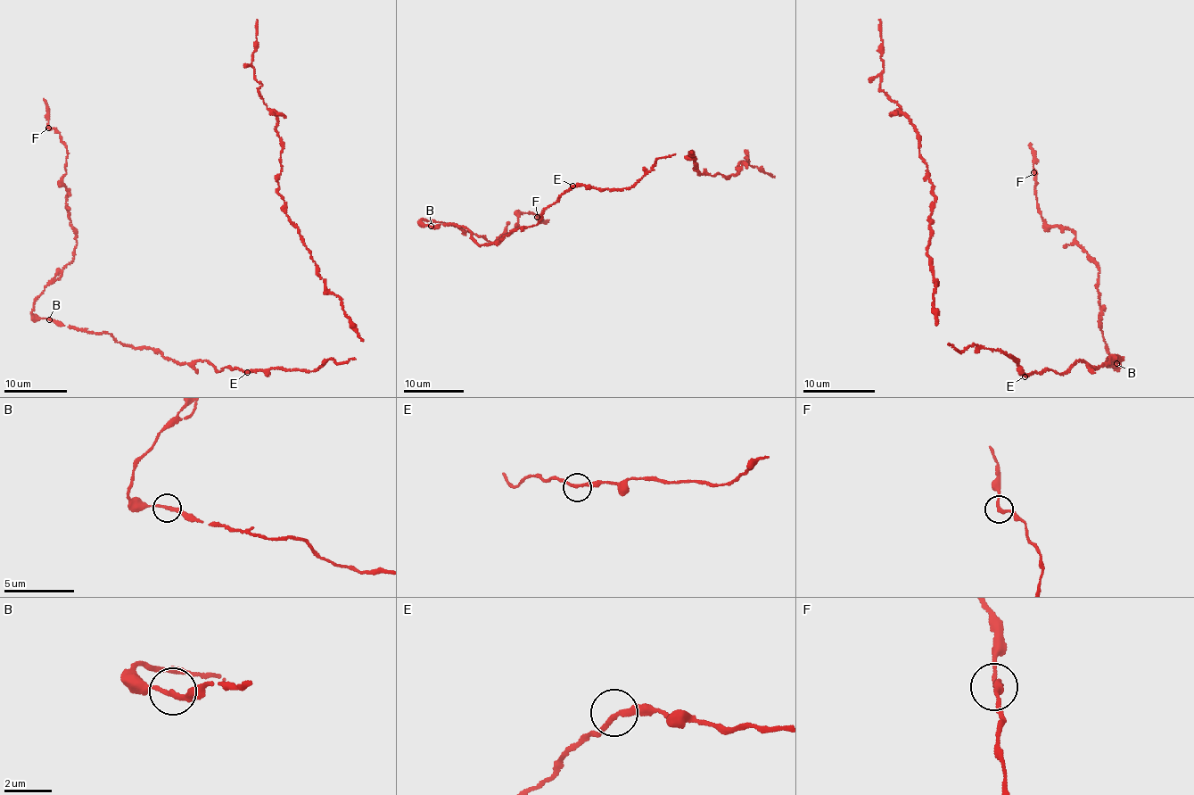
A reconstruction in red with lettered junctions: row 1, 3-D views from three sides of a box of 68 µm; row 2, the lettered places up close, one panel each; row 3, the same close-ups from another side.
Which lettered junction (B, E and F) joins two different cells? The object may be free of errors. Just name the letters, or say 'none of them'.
none of them

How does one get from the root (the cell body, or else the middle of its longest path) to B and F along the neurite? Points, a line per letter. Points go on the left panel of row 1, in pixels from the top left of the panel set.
B: (248, 371), (227, 367), (218, 371), (204, 360), (179, 365), (151, 348), (123, 345), (110, 334), (49, 319)
F: (248, 371), (179, 365), (33, 316), (77, 244), (62, 182), (67, 145), (48, 128)

